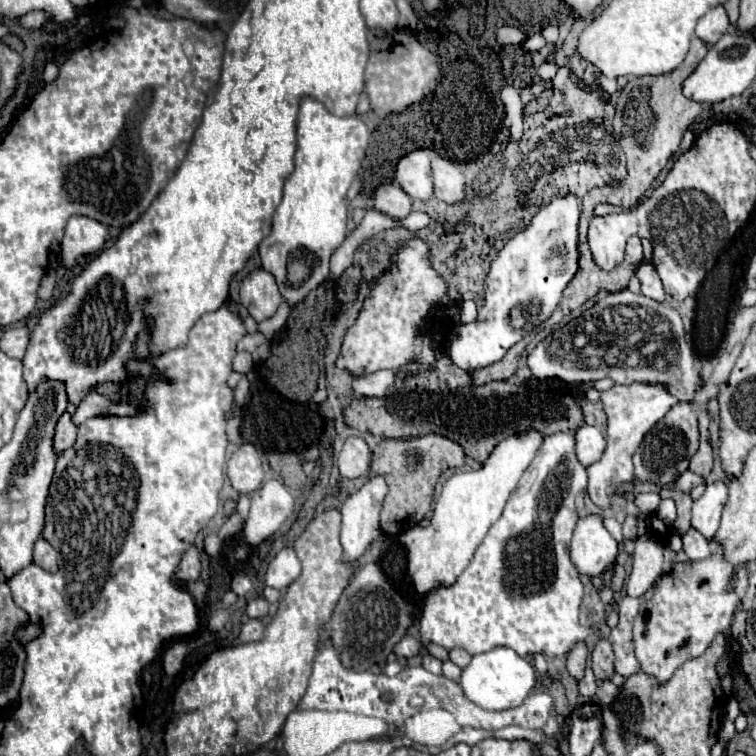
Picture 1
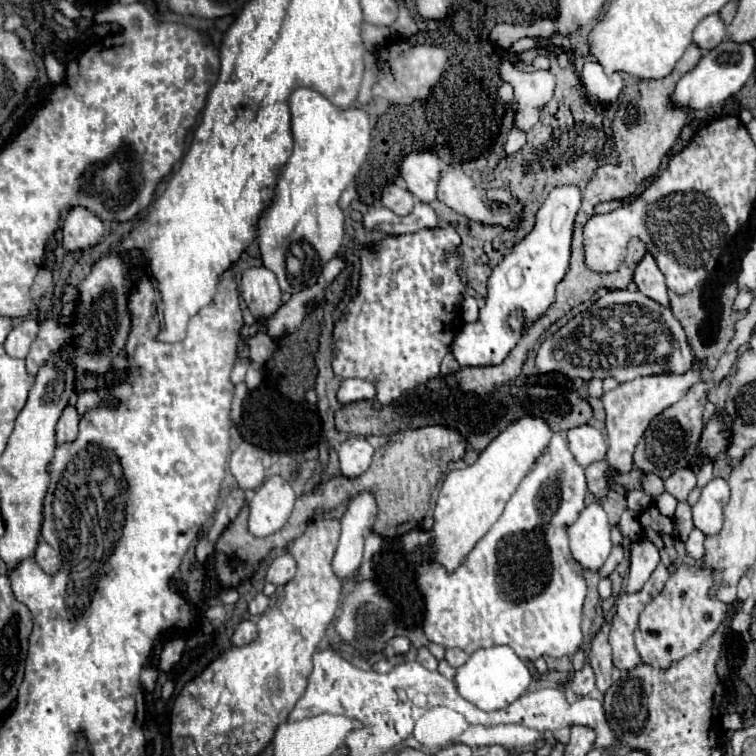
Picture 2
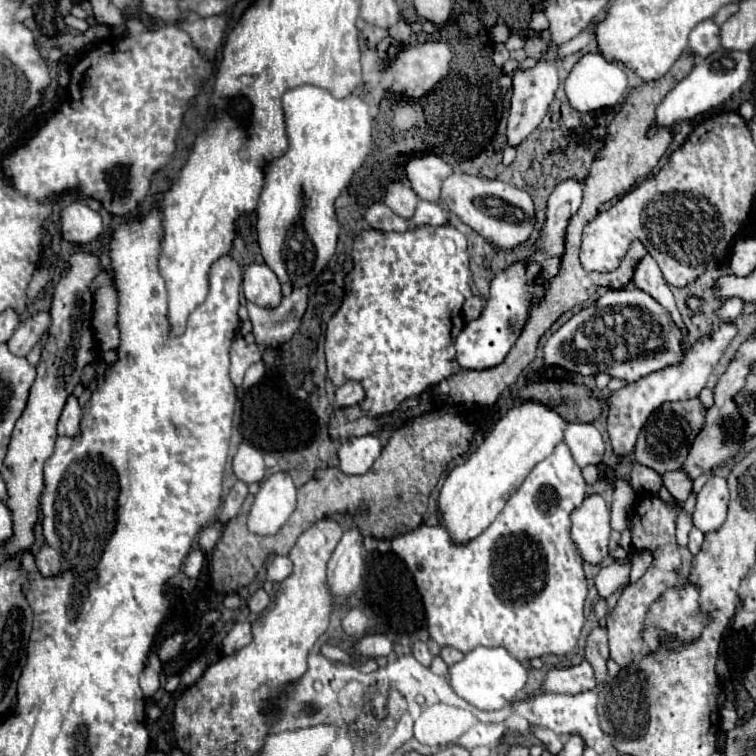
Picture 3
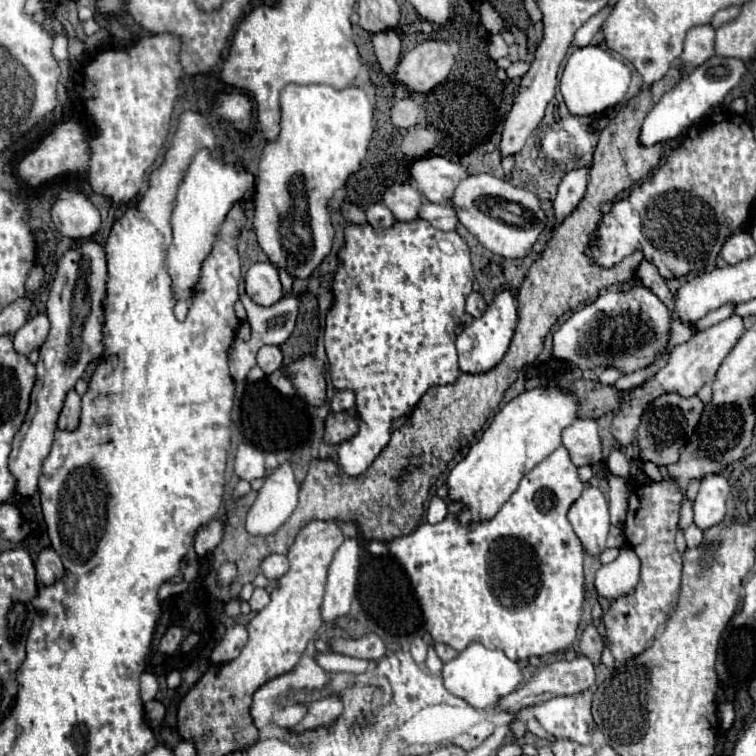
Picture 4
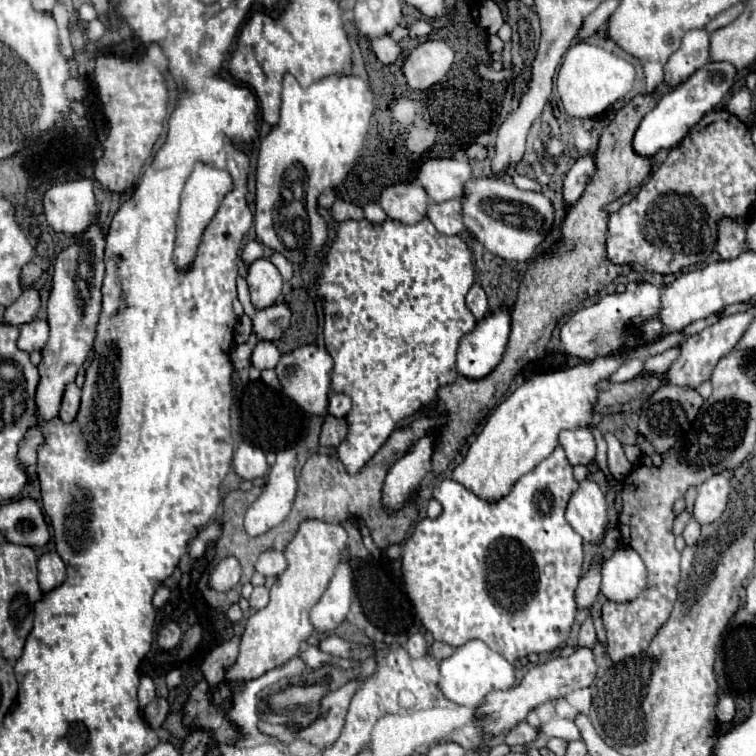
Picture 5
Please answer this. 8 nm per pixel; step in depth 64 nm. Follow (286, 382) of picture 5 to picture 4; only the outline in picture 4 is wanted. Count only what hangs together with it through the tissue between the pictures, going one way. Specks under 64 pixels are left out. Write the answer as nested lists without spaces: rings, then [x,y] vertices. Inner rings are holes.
[[[304,356],[302,360],[284,368],[284,374],[292,380],[300,398],[304,398],[308,404],[314,404],[314,406],[324,404],[326,382],[322,376],[322,362],[320,360],[316,360],[312,356]]]

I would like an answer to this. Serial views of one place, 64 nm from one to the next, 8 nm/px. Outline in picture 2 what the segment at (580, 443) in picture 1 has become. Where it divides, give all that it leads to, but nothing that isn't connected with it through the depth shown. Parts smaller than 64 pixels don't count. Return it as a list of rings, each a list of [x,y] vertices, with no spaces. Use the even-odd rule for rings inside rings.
[[[590,424],[568,430],[568,442],[576,462],[584,468],[592,462],[602,460],[606,454],[606,440],[602,432]]]

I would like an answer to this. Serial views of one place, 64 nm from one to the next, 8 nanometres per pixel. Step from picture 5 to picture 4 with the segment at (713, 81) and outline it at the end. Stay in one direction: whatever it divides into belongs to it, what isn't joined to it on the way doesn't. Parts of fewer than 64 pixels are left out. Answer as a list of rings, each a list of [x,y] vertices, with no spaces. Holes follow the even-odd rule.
[[[712,56],[710,60],[706,60],[698,68],[694,68],[692,72],[688,72],[676,84],[676,88],[672,88],[670,92],[666,92],[662,96],[662,100],[652,108],[652,112],[644,120],[644,126],[640,132],[640,142],[644,146],[652,146],[656,142],[666,142],[666,140],[676,138],[688,126],[692,126],[696,120],[700,120],[706,112],[710,112],[710,108],[714,108],[716,104],[722,104],[722,100],[728,96],[728,92],[740,84],[744,74],[746,74],[746,64],[742,64],[742,60]]]

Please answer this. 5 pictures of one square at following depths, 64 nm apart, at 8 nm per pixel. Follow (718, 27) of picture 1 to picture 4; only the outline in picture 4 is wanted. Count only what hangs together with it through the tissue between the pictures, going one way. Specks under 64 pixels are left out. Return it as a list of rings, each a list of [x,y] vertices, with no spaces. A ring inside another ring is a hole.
[[[710,24],[690,28],[684,40],[684,52],[680,56],[684,72],[690,72],[692,68],[700,66],[710,56],[714,56],[714,32],[716,30]]]

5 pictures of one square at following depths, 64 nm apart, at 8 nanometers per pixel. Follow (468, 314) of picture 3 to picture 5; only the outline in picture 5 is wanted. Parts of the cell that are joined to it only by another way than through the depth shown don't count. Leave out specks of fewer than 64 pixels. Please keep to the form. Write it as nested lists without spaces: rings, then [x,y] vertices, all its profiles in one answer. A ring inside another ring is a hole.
[[[474,284],[474,286],[470,288],[470,292],[466,294],[466,306],[468,306],[468,310],[474,314],[476,320],[482,320],[482,318],[486,316],[488,304],[486,304],[486,294],[484,294],[484,290],[480,288],[480,284]]]

